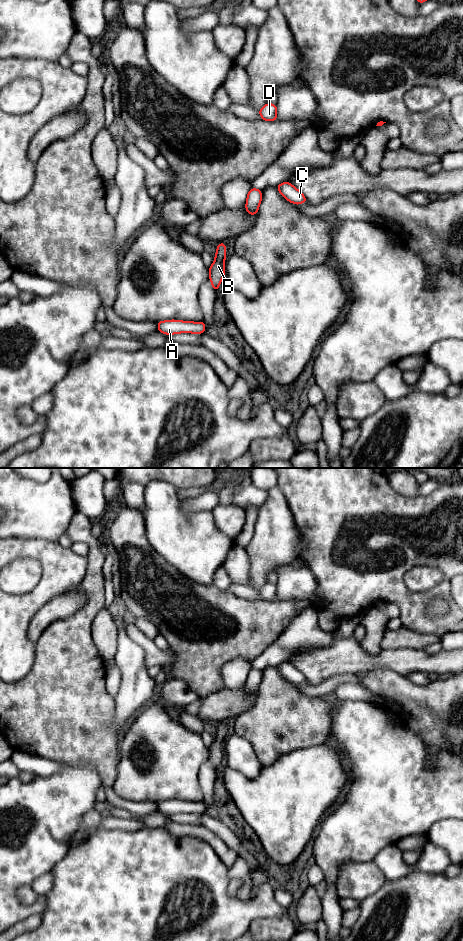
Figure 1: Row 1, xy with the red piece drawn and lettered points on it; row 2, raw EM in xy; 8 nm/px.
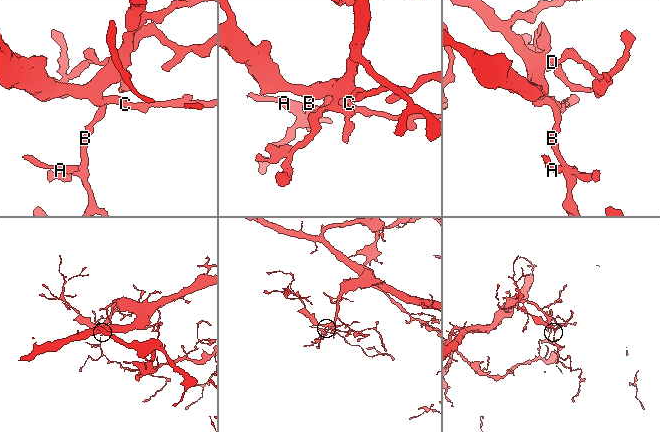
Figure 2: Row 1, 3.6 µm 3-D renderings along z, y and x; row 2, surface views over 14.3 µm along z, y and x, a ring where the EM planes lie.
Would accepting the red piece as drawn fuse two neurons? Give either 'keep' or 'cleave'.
keep

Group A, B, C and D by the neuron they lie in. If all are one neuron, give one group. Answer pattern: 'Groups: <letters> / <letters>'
Groups: A B C D

